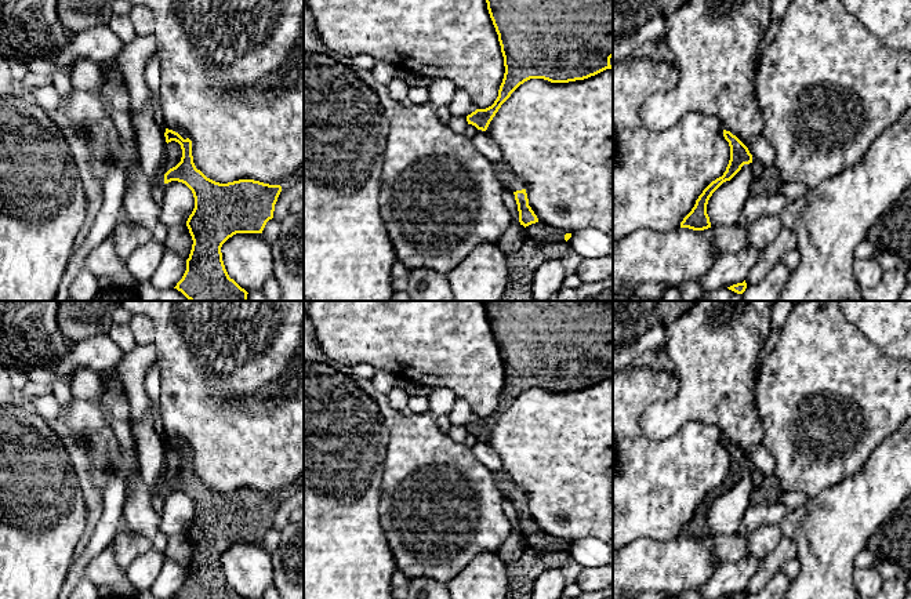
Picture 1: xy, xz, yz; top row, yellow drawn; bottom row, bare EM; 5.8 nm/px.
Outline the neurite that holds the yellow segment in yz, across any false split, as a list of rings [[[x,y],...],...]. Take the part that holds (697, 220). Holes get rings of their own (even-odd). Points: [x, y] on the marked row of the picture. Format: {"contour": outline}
{"contour": [[[723,130],[723,137],[730,146],[730,160],[722,177],[712,181],[698,196],[692,211],[680,222],[680,228],[704,230],[711,228],[707,214],[707,204],[712,193],[726,181],[730,181],[744,164],[752,163],[752,155],[748,148],[730,131]]]}

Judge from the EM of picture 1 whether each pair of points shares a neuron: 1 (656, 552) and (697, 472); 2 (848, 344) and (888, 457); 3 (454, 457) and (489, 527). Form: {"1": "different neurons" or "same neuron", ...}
{"1": "different neurons", "2": "different neurons", "3": "same neuron"}

